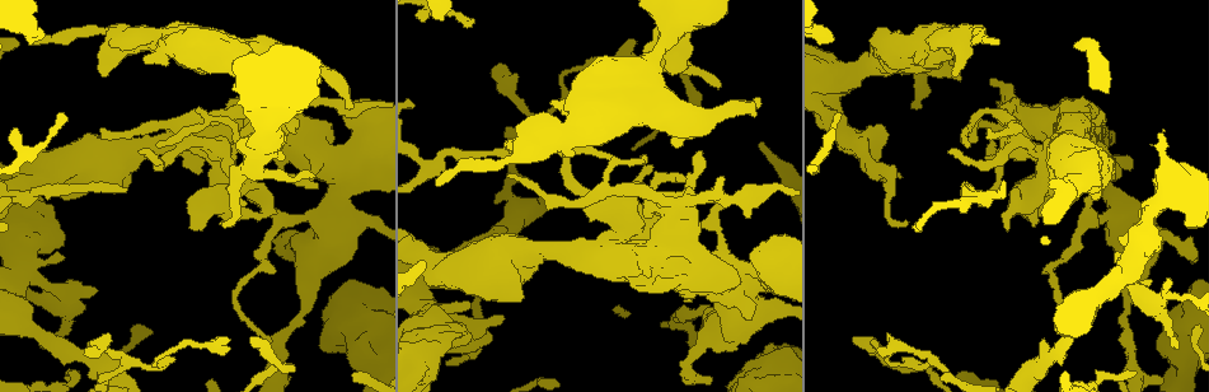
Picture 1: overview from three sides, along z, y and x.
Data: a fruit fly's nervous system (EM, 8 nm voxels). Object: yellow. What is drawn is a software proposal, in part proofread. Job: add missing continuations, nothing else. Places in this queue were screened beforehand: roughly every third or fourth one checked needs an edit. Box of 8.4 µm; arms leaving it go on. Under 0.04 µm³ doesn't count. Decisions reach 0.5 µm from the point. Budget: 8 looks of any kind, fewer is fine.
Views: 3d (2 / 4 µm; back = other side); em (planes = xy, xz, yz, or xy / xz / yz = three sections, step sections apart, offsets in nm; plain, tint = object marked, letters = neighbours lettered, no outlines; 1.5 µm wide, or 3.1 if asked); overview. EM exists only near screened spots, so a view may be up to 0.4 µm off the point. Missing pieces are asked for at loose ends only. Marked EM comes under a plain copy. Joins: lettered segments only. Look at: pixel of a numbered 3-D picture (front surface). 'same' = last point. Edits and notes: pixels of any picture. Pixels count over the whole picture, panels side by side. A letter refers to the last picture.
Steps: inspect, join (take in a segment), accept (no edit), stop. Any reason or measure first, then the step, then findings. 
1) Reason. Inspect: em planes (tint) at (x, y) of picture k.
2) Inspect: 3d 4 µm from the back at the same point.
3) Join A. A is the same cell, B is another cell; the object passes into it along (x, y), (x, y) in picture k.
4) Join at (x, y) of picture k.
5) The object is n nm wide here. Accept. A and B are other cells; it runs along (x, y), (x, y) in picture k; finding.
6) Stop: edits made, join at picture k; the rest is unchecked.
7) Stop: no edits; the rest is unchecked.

Free end. Inspect: em yz step 4 (tint) at (998, 39) of picture 1.

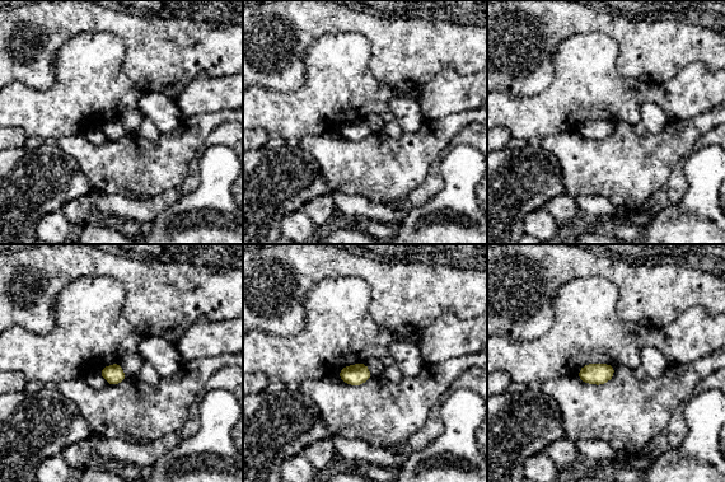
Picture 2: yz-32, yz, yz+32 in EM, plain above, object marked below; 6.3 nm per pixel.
Cut it another way. Inspect: em planes (letters) at the same point.

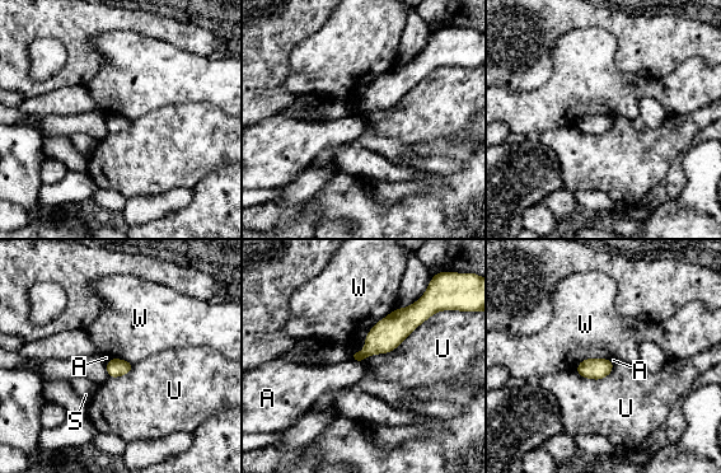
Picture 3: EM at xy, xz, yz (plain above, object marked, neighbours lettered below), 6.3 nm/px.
Accept. A, S, U and W are other cells; a border runs along (396, 309), (351, 354) in picture 3; none of them fits.

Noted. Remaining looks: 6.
Stops while still wide. Inspect: 3d 4 µm at (953, 75) of picture 1.

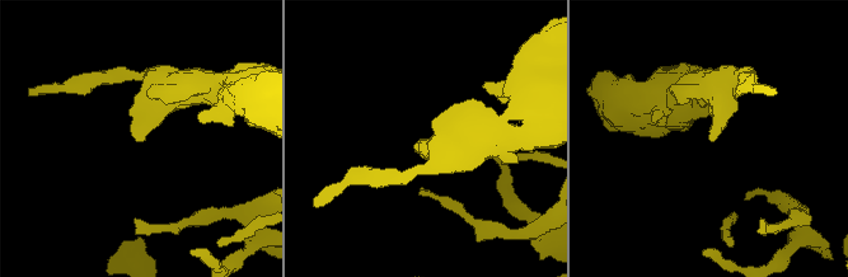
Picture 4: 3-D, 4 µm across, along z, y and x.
Inspect: em planes (letters) at (712, 140) of picture 4.

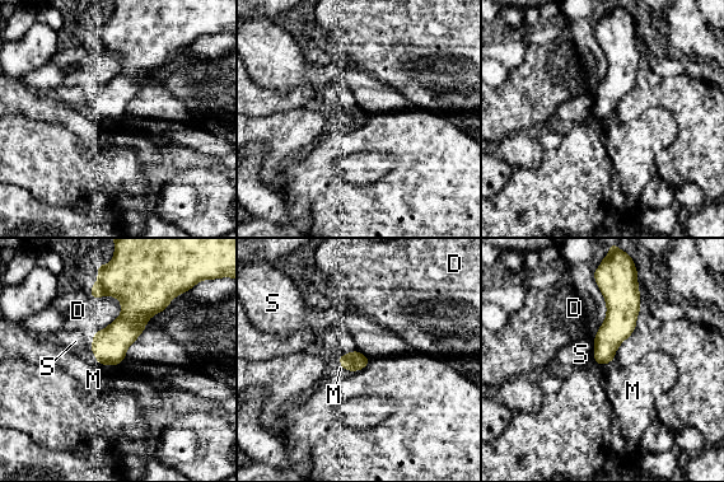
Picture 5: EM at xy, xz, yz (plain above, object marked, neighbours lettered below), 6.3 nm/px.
The longest contact is with D, 280 nm. Accept. D, M and S are other cells; a border runs along (122, 360), (108, 365) in picture 5; no lettered segment goes on from it.

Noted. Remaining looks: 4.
An open end. Inspect: 3d 4 µm at (352, 108) of picture 1.

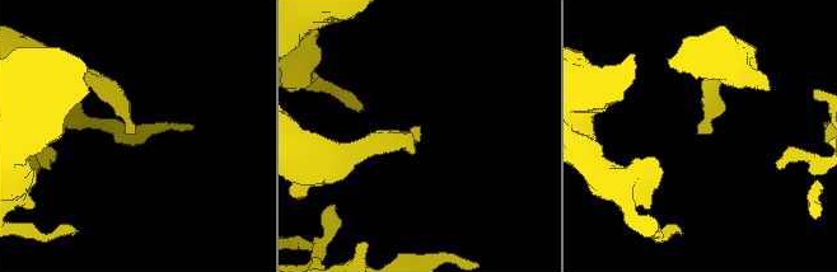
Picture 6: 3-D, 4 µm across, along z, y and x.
Now the EM. Inspect: em planes (letters) at (135, 129) of picture 6.

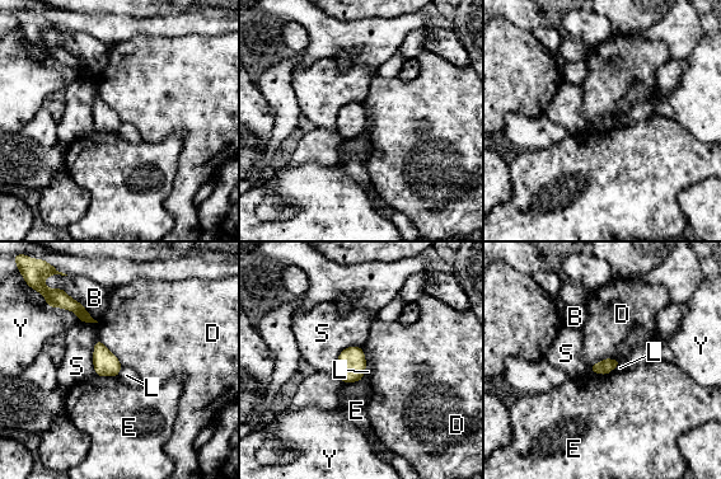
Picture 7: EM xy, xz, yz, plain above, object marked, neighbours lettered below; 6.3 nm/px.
Accept. B, D, E, L, S and Y are other cells; a border runs along (621, 361), (602, 358), (589, 367) in picture 7; none of them fits.

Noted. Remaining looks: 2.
Stop: no edits; the rest is unchecked.

